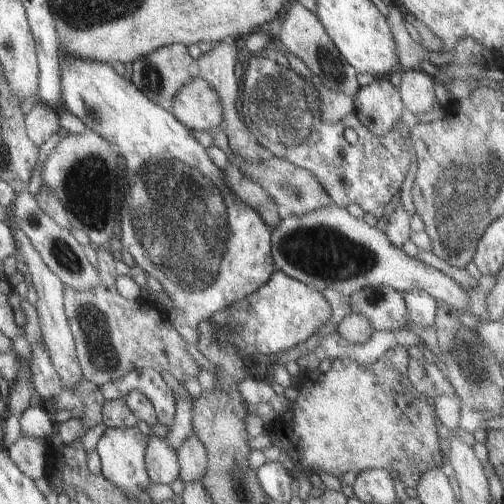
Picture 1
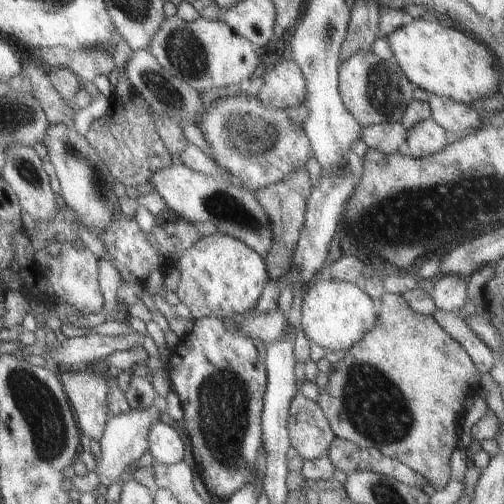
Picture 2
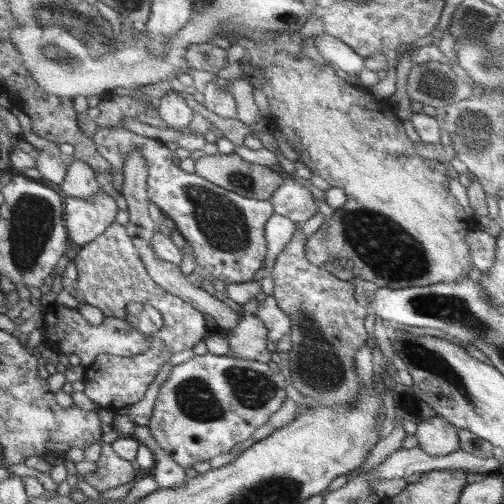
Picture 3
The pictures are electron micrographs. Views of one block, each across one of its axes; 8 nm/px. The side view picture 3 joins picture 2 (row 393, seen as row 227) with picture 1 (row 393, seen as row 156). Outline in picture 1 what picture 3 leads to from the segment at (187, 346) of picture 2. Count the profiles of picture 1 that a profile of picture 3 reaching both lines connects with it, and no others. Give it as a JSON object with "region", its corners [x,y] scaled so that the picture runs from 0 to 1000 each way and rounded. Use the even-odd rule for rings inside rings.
{"region":[[[296,730],[260,734],[244,750],[228,754],[228,758],[212,758],[196,774],[200,774],[208,798],[212,794],[236,794],[256,778],[276,774],[304,802],[308,821],[312,821],[312,837],[327,841],[339,853],[343,825],[351,813],[351,790],[343,786],[343,774],[327,762],[327,754],[319,750],[319,742],[312,734],[296,734]]]}

